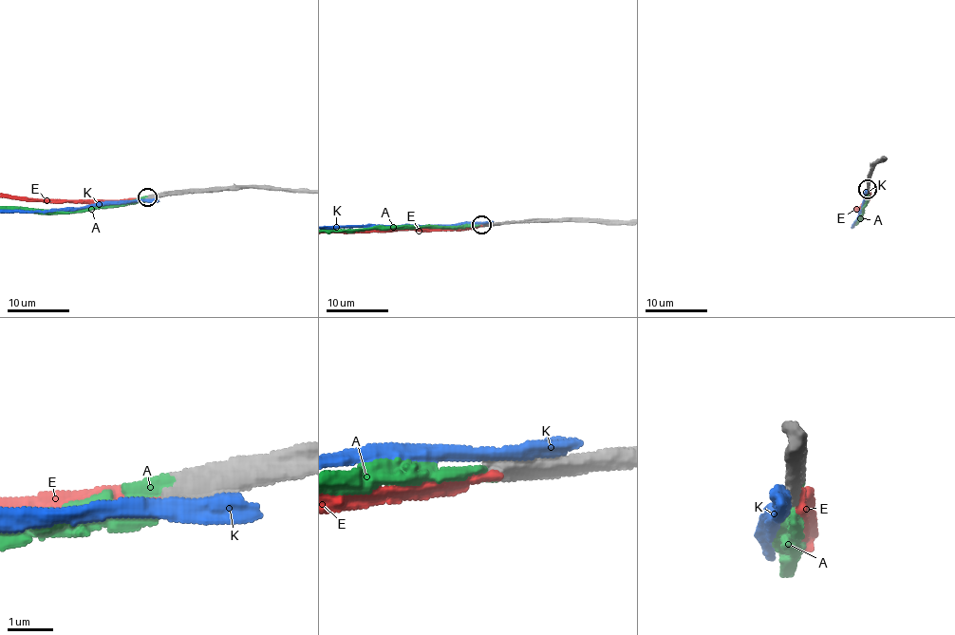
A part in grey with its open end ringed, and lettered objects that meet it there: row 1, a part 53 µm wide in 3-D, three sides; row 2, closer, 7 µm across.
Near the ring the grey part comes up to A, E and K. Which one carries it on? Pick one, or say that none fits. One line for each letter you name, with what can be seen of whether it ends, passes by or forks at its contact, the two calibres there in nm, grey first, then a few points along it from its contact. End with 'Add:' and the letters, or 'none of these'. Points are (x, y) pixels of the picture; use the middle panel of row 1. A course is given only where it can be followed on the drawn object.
A: it ends | 480/320 nm
Add: A

